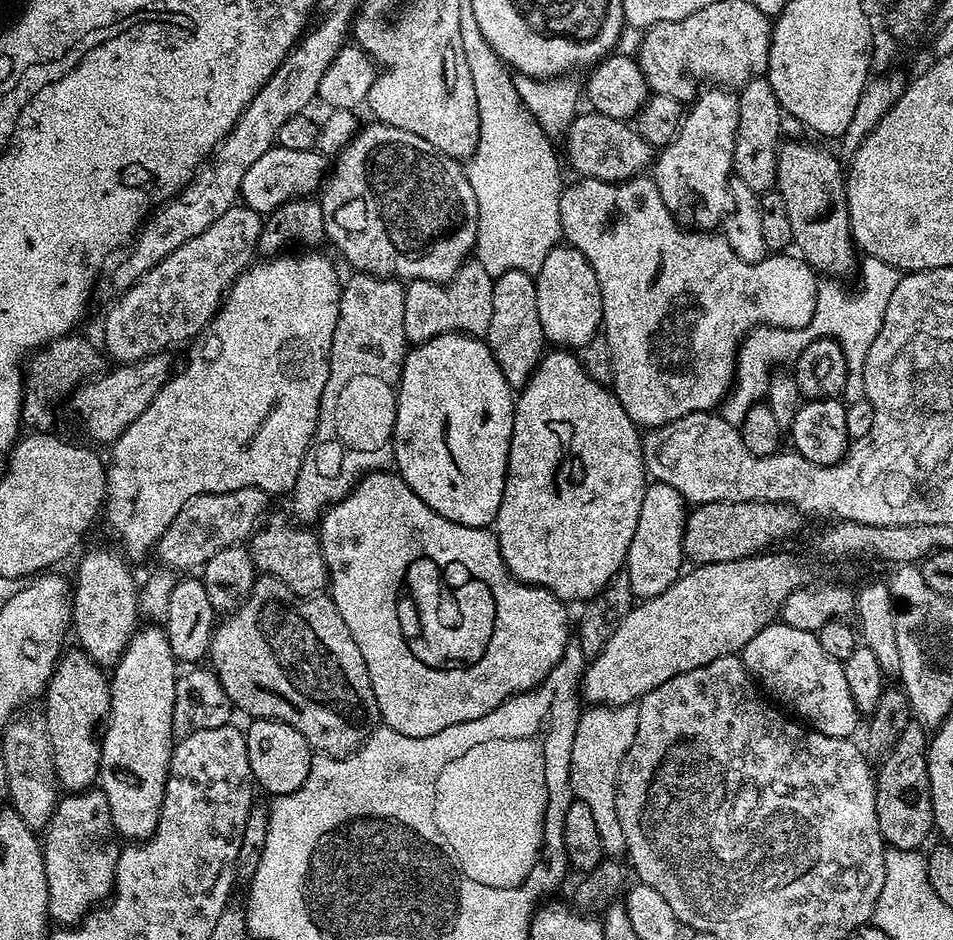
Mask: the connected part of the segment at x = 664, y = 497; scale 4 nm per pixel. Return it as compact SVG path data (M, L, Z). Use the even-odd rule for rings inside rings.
M652 482L645 487L642 514L638 514L638 530L630 542L626 571L633 597L647 598L662 594L682 575L686 564L684 555L684 524L688 521L686 501L674 486Z

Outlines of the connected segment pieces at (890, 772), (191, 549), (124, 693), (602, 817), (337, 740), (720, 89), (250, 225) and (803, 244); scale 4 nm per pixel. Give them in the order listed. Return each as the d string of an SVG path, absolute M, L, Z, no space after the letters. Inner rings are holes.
M913 722L902 730L902 738L894 742L888 755L879 761L876 778L876 809L878 810L878 826L884 836L888 848L898 850L920 850L925 846L928 835L933 835L932 795L930 794L930 778L928 777L928 742L930 736L923 724Z
M257 488L211 492L205 496L196 496L176 515L174 522L170 522L170 526L156 543L154 556L157 556L164 563L161 565L168 570L203 569L205 562L218 550L235 544L244 544L251 537L269 511L268 500L270 500L269 493Z
M141 627L137 631L111 673L112 712L108 716L108 723L102 733L98 788L106 794L106 802L110 802L110 818L114 822L117 833L128 842L149 840L158 826L162 802L166 794L168 767L172 761L174 747L172 719L174 718L174 686L178 675L178 661L176 655L170 650L170 642L163 627L152 627L156 628Z
M639 703L588 706L581 711L578 730L574 730L574 746L570 750L572 795L590 806L598 825L598 835L602 837L602 850L608 858L623 857L628 851L626 833L622 830L622 822L618 822L616 783L622 758L626 758L626 750L630 750L638 730L639 709Z
M267 574L261 575L254 582L254 586L248 591L244 601L240 603L235 612L227 613L217 623L216 631L212 634L210 667L222 682L222 688L226 690L230 702L239 711L241 708L248 715L248 718L286 722L290 726L294 726L294 730L298 730L298 734L302 734L302 738L306 738L306 742L313 750L325 756L346 756L350 752L355 752L357 748L367 742L369 736L376 731L381 723L378 698L374 698L374 686L370 686L366 658L362 658L362 650L358 650L358 642L354 642L346 622L342 622L342 614L338 614L338 606L333 602L331 595L299 596L294 594L294 590L290 590L290 586L286 586L286 582Z
M712 86L704 91L691 101L689 108L692 109L689 112L687 109L681 119L675 138L659 149L654 160L654 179L662 202L666 202L666 208L679 224L693 230L716 230L723 225L732 206L728 182L734 176L732 159L740 98L735 91L723 86Z
M234 206L214 226L202 230L198 238L190 238L174 254L162 258L158 266L111 305L113 308L104 320L103 347L107 355L120 364L135 364L156 352L171 349L171 344L199 336L223 304L233 282L253 263L261 231L261 213Z
M788 138L781 143L775 191L782 194L790 217L795 251L817 273L836 278L839 272L855 273L858 249L852 243L846 172L832 152L807 144L804 138Z

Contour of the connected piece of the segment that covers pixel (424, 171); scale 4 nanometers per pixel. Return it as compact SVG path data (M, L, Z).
M371 123L365 128L363 125L357 131L356 137L335 157L330 168L330 175L325 179L322 191L319 193L318 199L322 206L324 234L327 243L329 245L332 243L353 264L353 269L356 272L368 272L371 276L395 278L401 282L429 280L435 284L442 284L446 280L451 280L456 275L456 271L473 255L478 234L478 202L474 198L474 190L470 190L465 165L459 160L434 150L434 146L430 146L430 142L426 142L426 138L418 138L418 134L398 130L389 124Z

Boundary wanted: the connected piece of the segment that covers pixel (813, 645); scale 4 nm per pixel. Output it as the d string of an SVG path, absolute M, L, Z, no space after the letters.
M783 622L767 624L758 630L758 634L754 634L754 638L750 638L750 642L746 642L742 659L744 667L765 693L775 697L785 709L793 708L788 710L817 732L848 738L853 735L856 723L859 720L861 723L861 713L856 710L850 686L846 686L843 663L830 658L830 654L822 650L816 633L798 630Z

